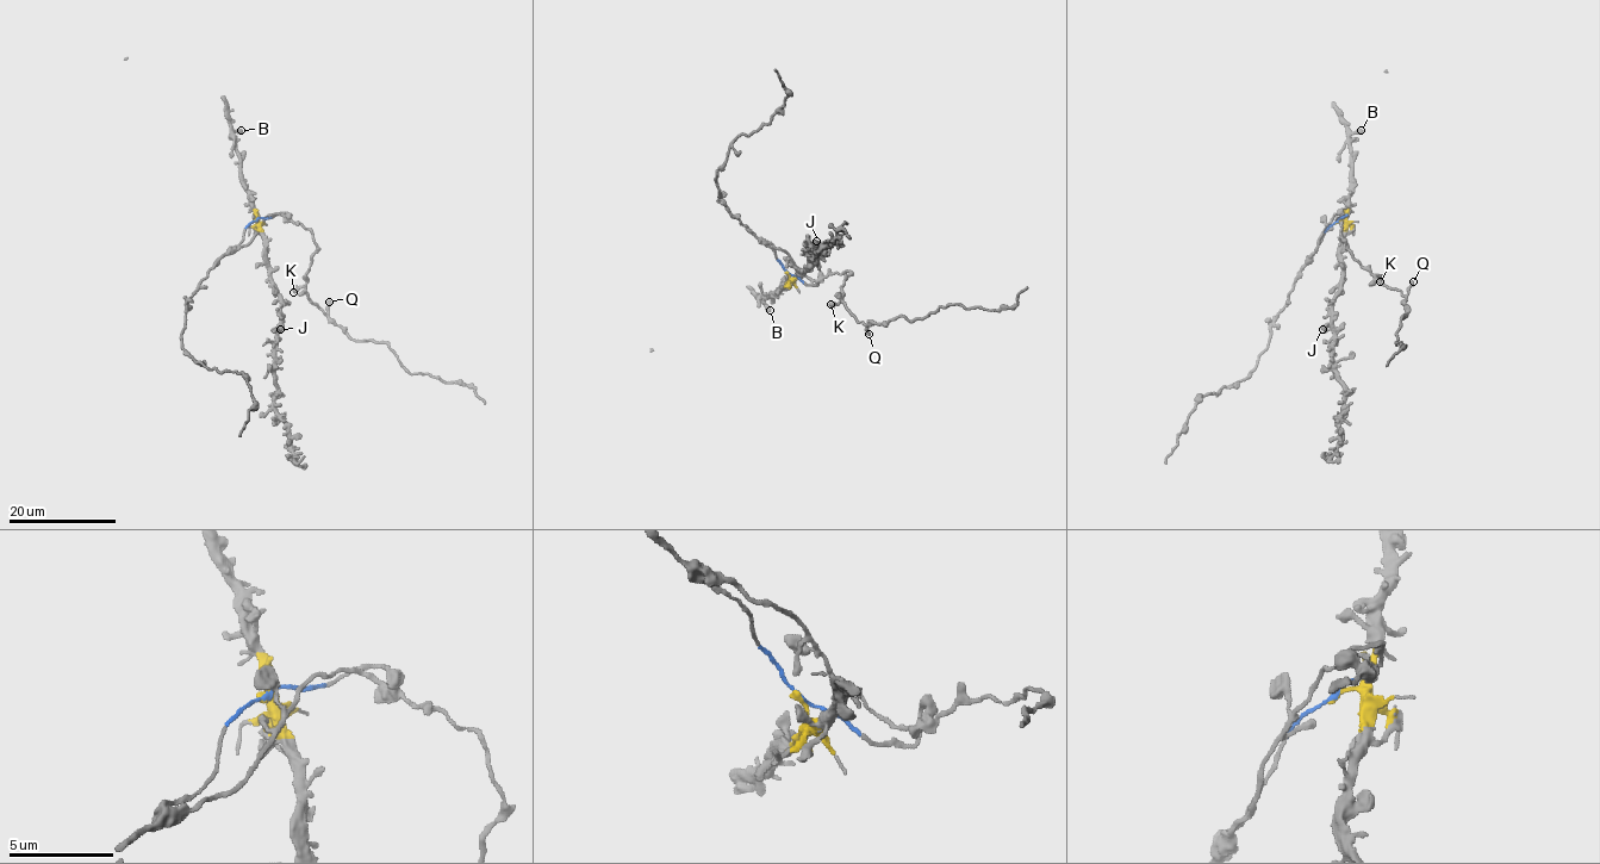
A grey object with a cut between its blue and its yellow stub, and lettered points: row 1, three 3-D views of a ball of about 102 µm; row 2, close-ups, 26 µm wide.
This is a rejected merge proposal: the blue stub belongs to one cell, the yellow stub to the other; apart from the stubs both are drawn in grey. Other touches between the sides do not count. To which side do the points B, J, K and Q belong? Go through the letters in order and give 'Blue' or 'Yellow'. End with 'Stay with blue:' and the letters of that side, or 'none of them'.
B: Yellow
J: Yellow
K: Blue
Q: Blue
Stay with blue: K, Q

